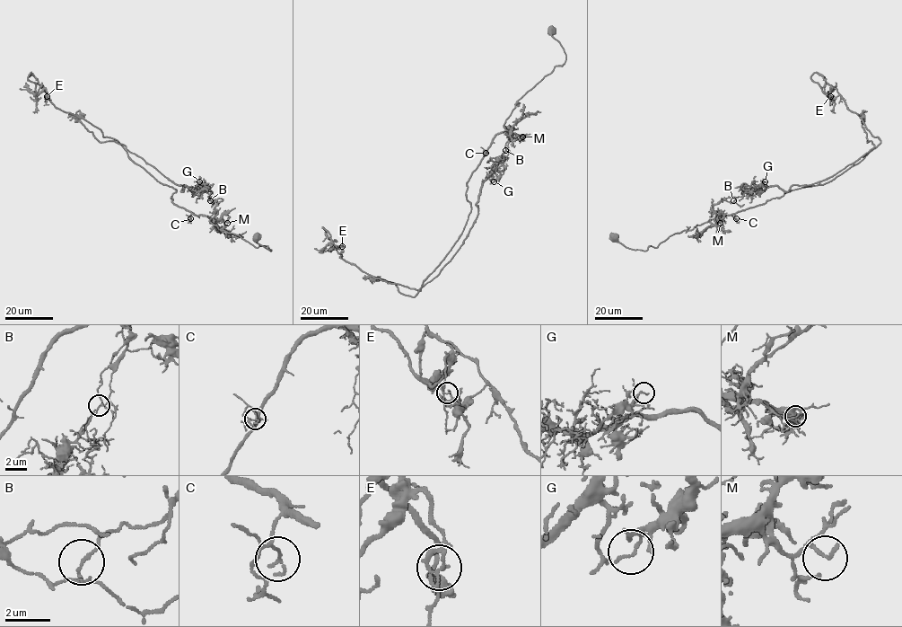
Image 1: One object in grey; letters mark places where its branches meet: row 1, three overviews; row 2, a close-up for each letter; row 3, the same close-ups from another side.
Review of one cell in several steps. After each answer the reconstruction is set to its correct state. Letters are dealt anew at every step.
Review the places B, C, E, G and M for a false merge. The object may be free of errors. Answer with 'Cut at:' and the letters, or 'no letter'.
Cut at: B

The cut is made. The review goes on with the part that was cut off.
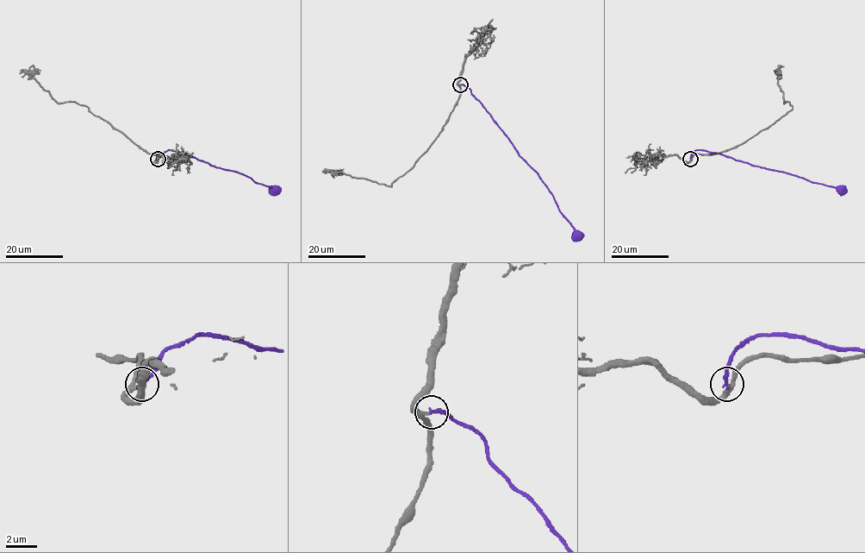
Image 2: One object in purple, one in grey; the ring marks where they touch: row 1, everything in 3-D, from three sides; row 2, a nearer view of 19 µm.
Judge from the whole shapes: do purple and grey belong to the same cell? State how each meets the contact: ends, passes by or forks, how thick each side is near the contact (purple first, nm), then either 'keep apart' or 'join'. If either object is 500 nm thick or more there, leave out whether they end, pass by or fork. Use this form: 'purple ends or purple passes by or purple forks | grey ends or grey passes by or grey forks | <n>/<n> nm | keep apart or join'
purple ends | grey passes by | 220/240 nm | keep apart

